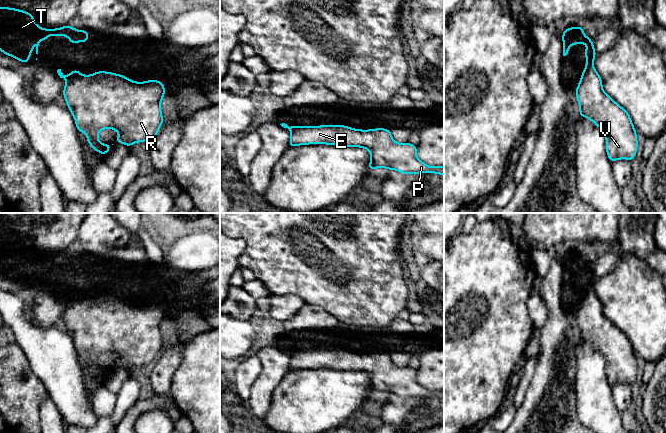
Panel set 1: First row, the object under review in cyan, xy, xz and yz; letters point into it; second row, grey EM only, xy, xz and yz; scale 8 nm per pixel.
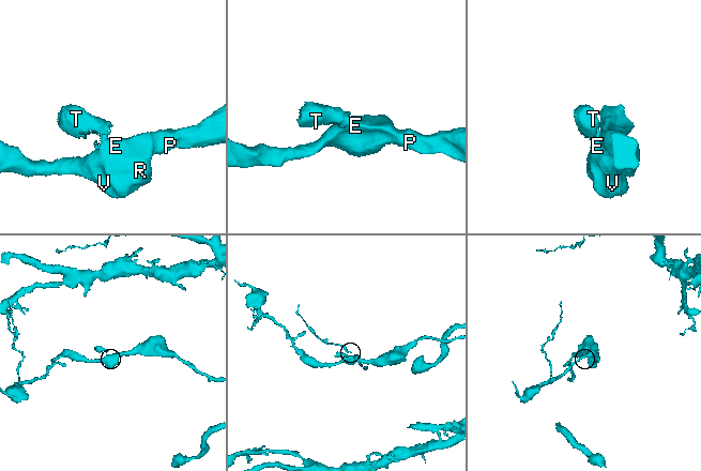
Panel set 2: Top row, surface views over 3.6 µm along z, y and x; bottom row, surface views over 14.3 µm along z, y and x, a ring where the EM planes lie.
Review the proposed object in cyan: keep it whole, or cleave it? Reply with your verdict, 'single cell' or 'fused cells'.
fused cells

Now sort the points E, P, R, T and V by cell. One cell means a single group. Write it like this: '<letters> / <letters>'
E P R V / T

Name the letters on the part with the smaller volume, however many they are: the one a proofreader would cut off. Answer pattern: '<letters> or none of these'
T

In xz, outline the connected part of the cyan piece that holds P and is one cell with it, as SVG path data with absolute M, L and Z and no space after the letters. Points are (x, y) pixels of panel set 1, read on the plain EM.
M343 349L297 350L291 354L289 371L328 368L361 371L370 376L369 394L388 392L402 398L435 397L444 399L444 390L431 391L417 383L416 369L397 367L384 352L360 354Z

